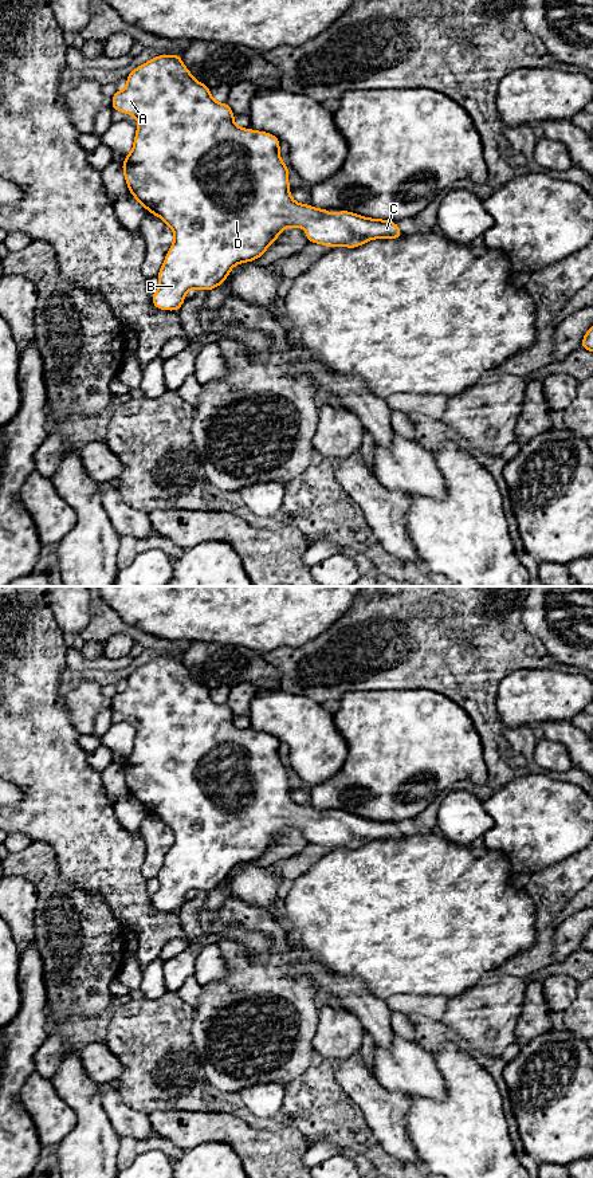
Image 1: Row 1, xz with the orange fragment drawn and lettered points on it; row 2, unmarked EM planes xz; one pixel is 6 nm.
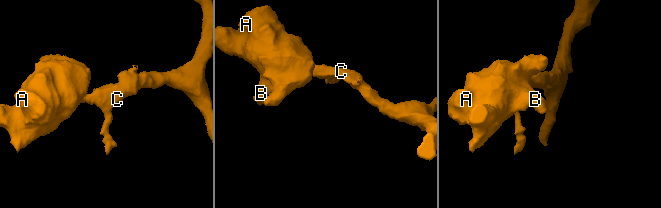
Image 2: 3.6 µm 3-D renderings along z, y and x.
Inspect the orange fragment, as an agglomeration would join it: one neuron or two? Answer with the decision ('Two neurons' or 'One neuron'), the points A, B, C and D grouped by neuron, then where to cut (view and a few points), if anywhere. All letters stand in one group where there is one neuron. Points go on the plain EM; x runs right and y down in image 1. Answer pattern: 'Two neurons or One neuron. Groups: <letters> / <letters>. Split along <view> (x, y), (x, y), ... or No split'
One neuron. Groups: A B C D. No split

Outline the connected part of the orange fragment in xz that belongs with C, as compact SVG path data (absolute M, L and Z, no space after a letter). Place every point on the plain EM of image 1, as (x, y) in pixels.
M160 656L134 670L126 680L127 688L115 692L111 703L113 711L138 719L133 751L122 763L123 775L130 796L174 833L174 843L157 876L161 887L152 895L152 903L158 911L178 912L189 890L212 891L220 887L235 865L262 857L284 828L309 831L310 835L305 836L307 843L330 849L356 849L372 840L404 837L396 822L368 820L343 810L331 816L326 810L295 804L288 789L290 770L279 757L280 742L270 734L237 729L232 710L227 703L217 704L212 700L211 690L191 676L181 656Z

